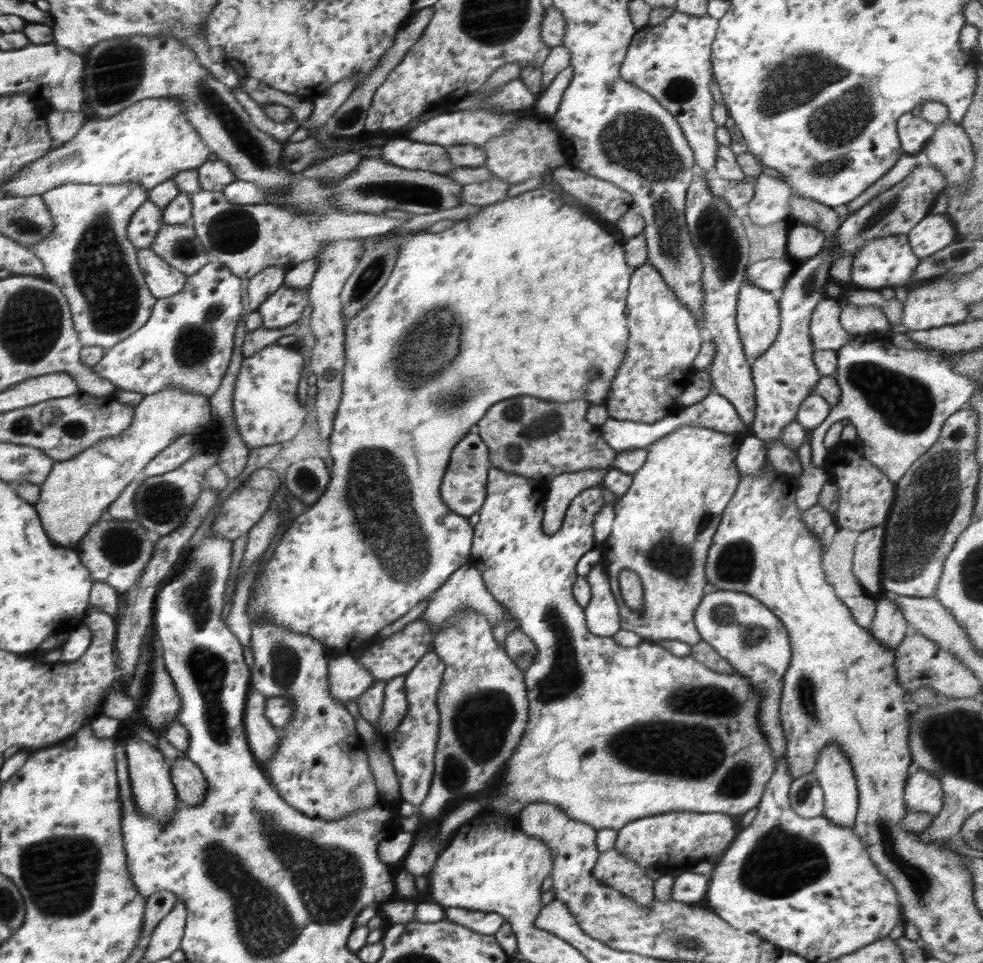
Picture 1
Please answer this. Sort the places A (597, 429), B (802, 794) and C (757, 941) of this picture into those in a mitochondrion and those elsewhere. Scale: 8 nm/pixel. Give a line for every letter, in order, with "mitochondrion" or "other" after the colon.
A: other
B: mitochondrion
C: other

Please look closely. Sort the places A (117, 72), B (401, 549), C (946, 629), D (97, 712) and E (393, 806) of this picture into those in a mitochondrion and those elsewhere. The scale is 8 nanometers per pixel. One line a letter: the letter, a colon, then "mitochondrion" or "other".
A: mitochondrion
B: mitochondrion
C: other
D: other
E: other

